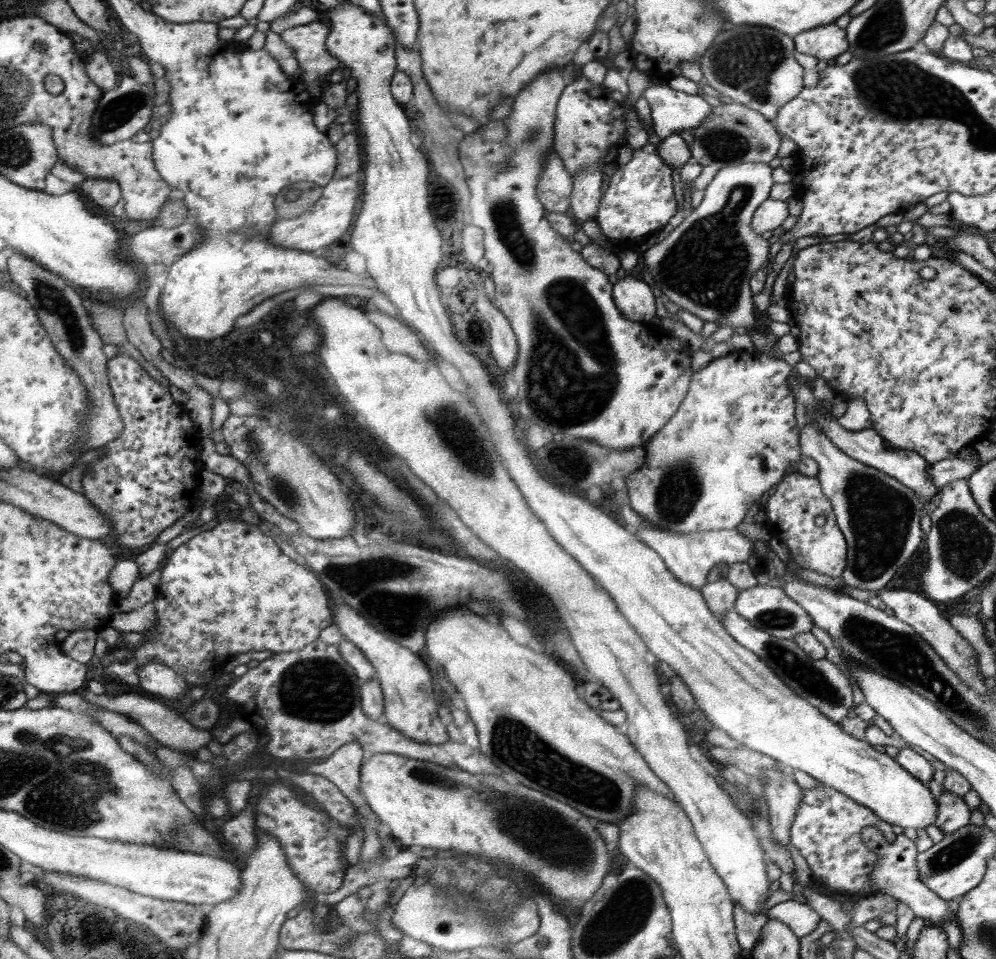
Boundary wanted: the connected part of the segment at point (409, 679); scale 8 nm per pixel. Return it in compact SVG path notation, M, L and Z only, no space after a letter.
M331 603L333 624L342 636L355 644L370 661L377 672L380 688L383 692L384 716L386 722L408 738L426 744L444 744L450 738L446 726L438 716L437 687L432 681L430 670L421 657L398 642L378 633L371 621L366 620L357 610L341 604Z

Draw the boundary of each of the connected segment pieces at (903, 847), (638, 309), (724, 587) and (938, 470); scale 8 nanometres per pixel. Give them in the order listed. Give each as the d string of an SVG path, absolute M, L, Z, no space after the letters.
M872 826L862 828L860 838L872 845L878 857L875 864L876 868L872 870L871 890L876 893L889 894L897 901L904 902L912 909L915 916L920 916L927 924L936 925L936 927L942 927L943 929L943 925L953 918L953 912L945 900L942 900L920 881L920 874L918 867L916 867L916 857L919 853L914 842L906 838L903 833L897 836L894 844L888 844L882 831Z
M626 274L613 284L613 299L624 318L652 324L652 318L657 316L653 289L647 278L637 279Z
M721 578L714 582L707 582L701 588L701 593L710 608L710 612L720 621L724 613L735 606L739 589L728 579Z
M977 453L974 458L968 458L968 460L961 458L958 454L950 456L950 458L944 458L942 461L937 461L928 466L928 475L933 480L933 483L937 488L946 486L949 482L954 482L958 478L968 478L973 472L976 472L980 468L980 456Z

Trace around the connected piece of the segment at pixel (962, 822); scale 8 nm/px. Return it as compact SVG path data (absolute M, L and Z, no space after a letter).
M942 785L935 827L940 828L944 836L952 834L970 823L970 815L972 811L963 797L944 790Z

